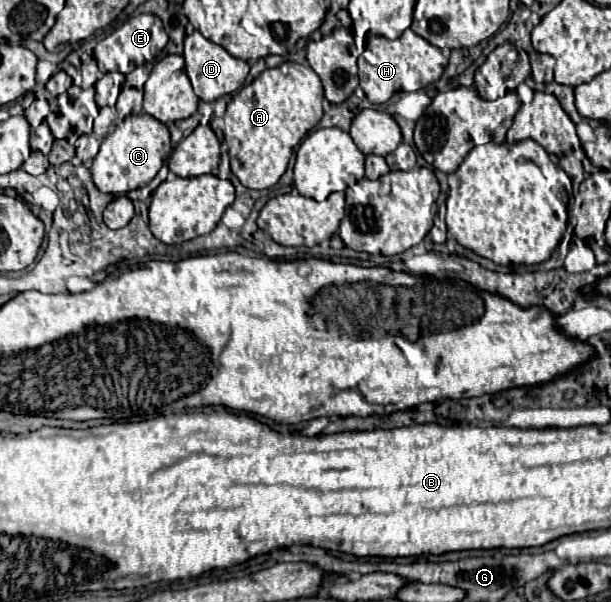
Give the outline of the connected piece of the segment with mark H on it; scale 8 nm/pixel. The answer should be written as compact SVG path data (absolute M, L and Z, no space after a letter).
M405 30L397 40L387 40L383 36L367 36L365 52L359 56L359 84L371 104L385 104L395 92L415 92L431 82L439 80L447 58L439 48L429 44L425 38L417 36L413 30Z

